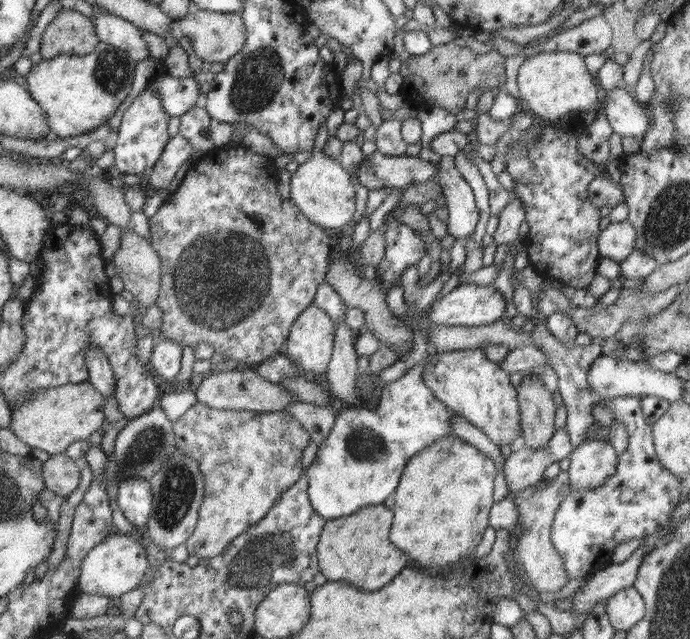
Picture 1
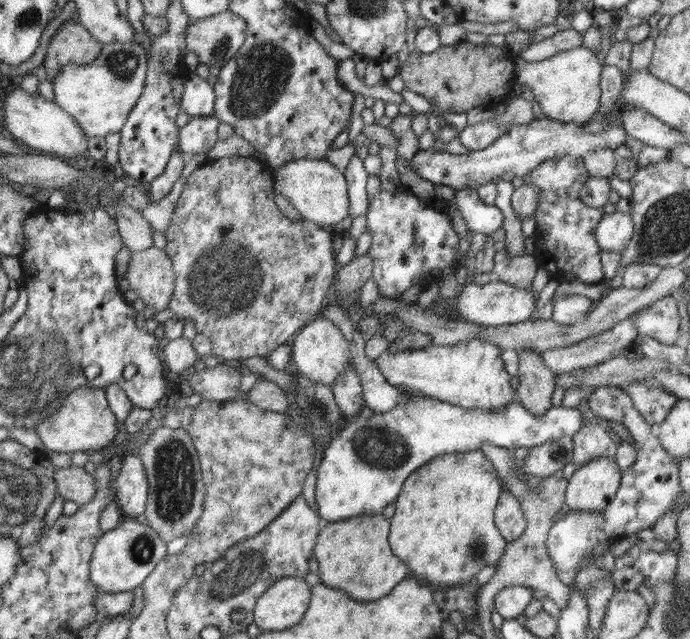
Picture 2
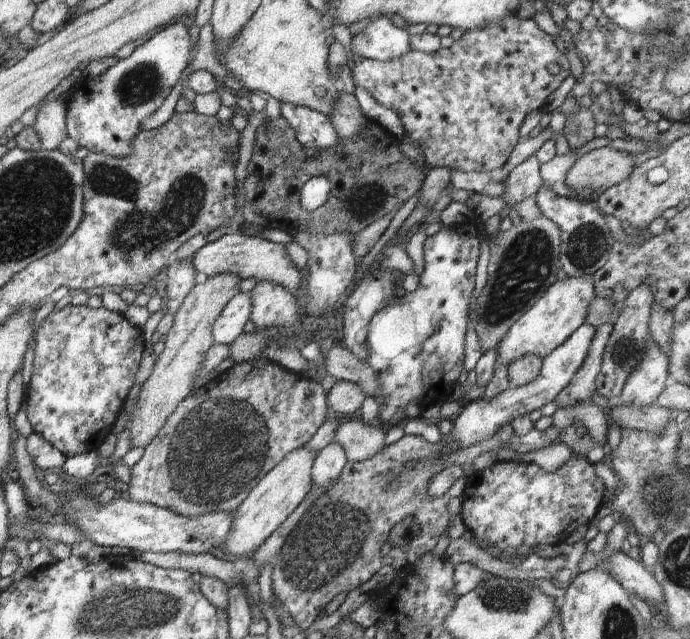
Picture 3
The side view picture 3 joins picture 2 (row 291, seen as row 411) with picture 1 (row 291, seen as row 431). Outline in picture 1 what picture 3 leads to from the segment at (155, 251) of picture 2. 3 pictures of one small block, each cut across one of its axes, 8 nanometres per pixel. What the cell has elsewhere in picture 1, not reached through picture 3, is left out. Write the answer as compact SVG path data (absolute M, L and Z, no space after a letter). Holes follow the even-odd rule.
M133 230L121 233L120 247L113 259L115 274L122 279L124 289L132 292L141 305L156 305L162 276L160 257L149 239Z

